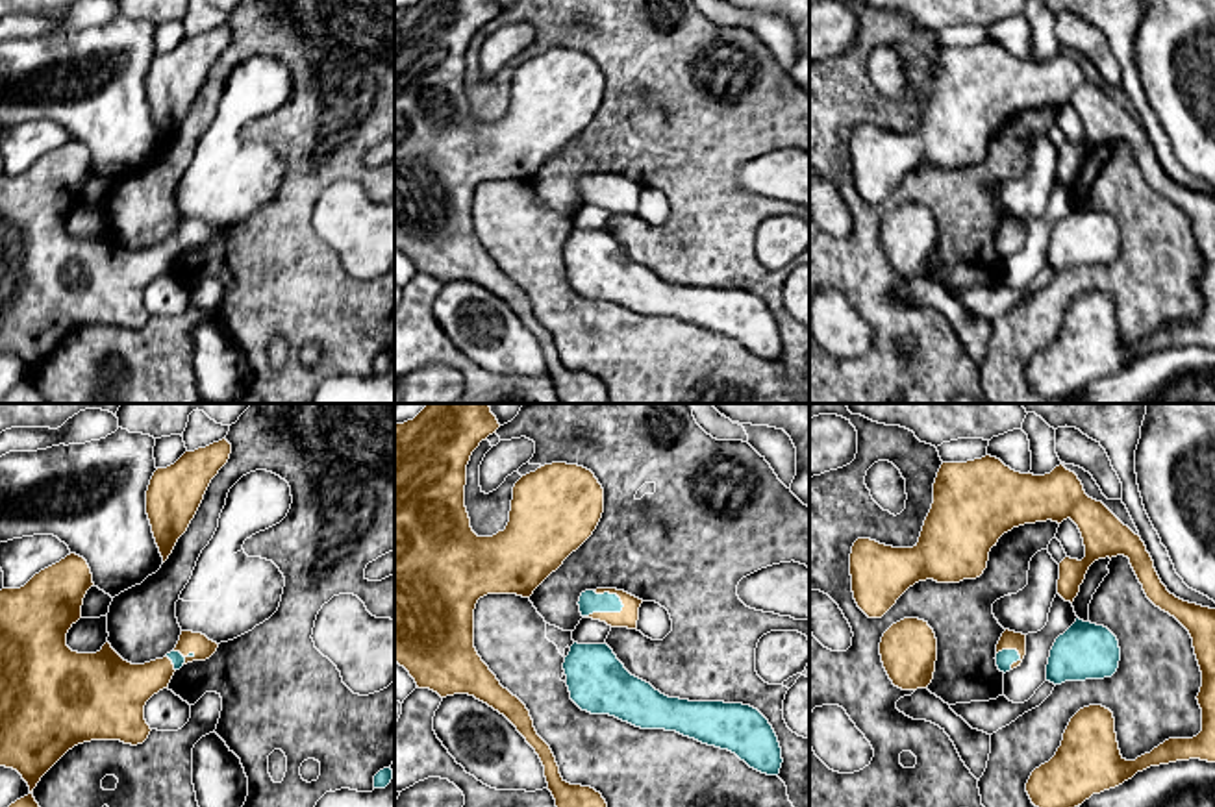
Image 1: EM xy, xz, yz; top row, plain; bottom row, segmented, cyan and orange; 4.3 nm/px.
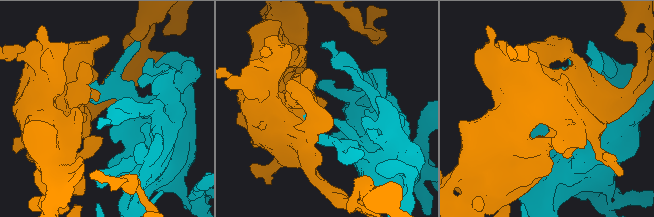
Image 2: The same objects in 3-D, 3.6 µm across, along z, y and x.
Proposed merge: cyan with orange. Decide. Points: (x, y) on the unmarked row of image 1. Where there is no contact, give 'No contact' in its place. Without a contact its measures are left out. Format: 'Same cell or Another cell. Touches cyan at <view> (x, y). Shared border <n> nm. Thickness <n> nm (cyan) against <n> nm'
Same cell. Touches cyan at xz (604, 197). Shared border 180 nm. Thickness 100 nm (cyan) against 90 nm

